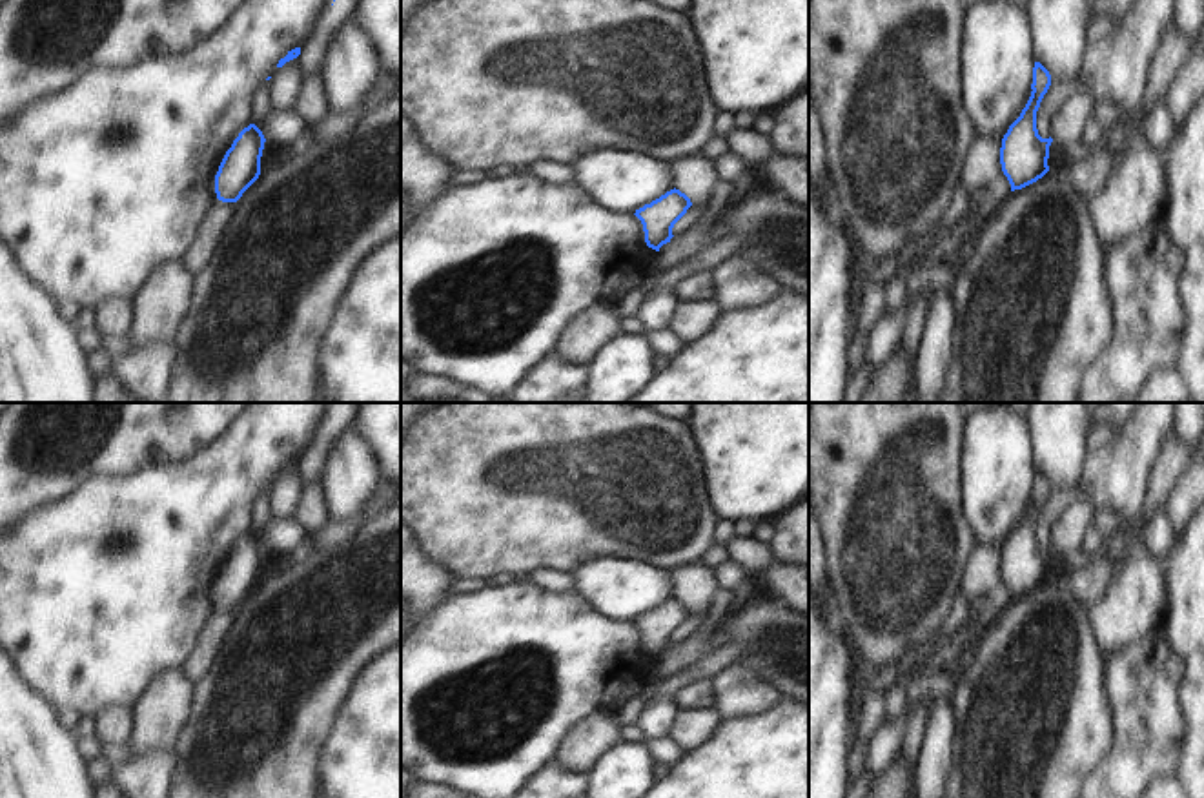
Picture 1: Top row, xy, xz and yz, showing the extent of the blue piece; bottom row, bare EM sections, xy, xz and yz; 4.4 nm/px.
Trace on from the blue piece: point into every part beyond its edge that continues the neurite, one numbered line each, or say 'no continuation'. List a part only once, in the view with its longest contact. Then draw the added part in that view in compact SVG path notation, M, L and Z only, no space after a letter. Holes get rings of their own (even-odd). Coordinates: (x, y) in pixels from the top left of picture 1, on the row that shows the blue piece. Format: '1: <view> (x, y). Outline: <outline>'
no continuation

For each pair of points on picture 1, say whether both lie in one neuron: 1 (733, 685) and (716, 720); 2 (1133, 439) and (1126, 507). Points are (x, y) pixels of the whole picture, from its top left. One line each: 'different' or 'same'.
1: different
2: same

